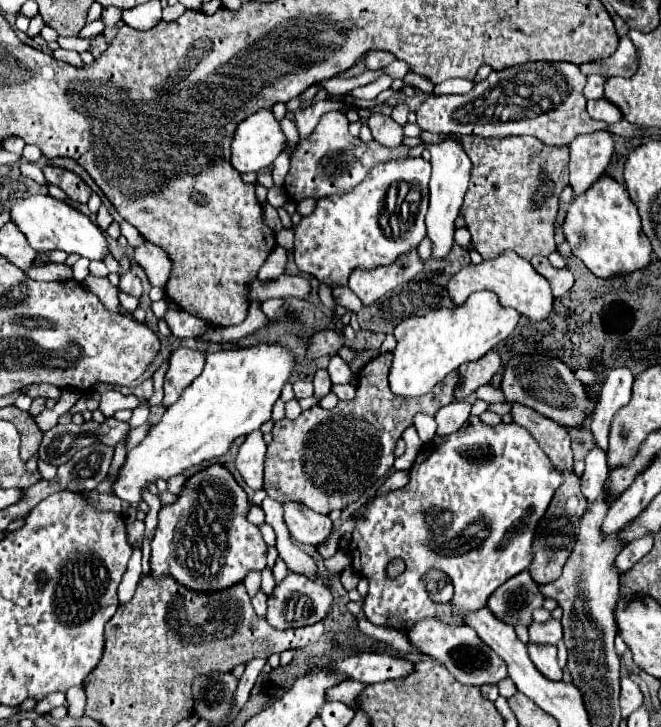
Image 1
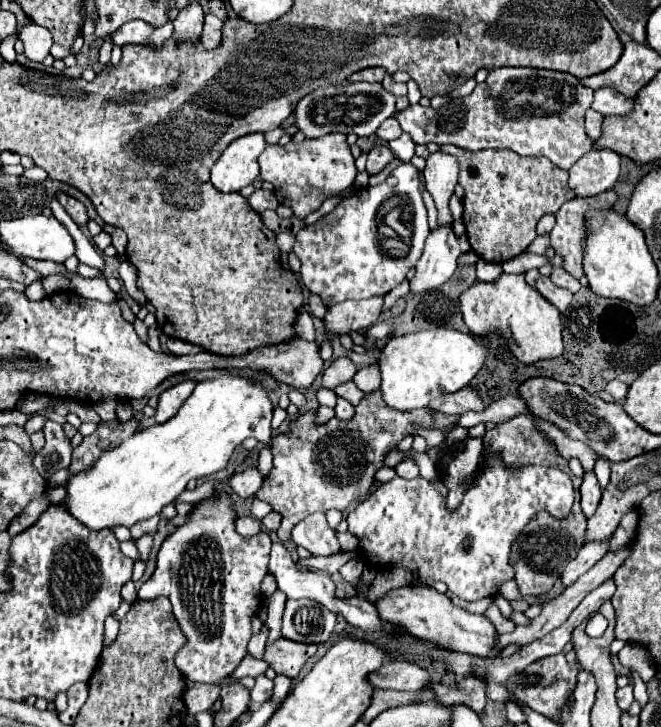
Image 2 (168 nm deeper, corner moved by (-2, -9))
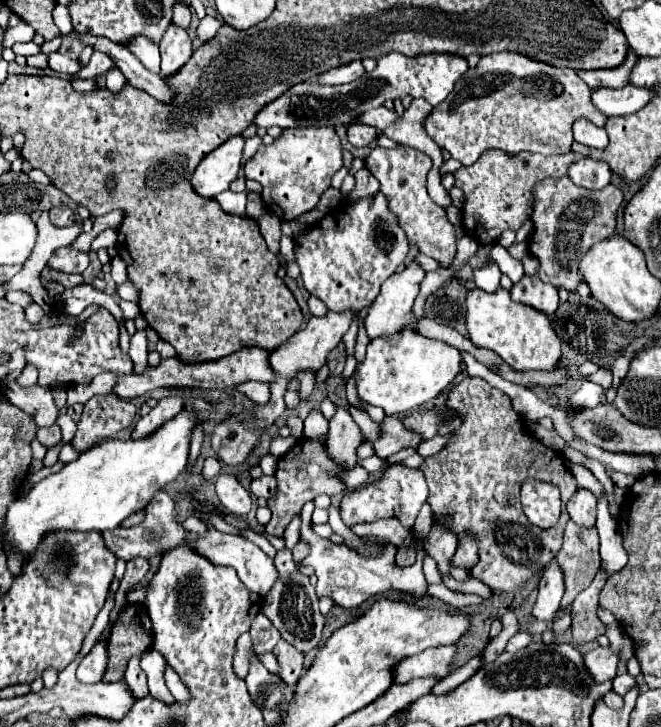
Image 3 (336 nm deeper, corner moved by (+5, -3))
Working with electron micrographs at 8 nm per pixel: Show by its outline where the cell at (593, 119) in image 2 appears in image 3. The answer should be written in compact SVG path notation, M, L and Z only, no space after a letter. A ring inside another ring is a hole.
M578 119L572 127L572 133L574 133L574 141L582 145L596 147L596 149L604 149L608 145L606 129L592 125L588 119Z

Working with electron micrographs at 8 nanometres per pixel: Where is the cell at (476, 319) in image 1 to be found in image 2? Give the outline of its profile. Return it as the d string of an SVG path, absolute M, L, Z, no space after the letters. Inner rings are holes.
M433 327L427 331L407 333L391 339L381 357L381 391L389 407L399 411L411 411L427 407L431 399L441 393L451 393L463 389L483 367L489 355L489 339L461 333L457 329Z

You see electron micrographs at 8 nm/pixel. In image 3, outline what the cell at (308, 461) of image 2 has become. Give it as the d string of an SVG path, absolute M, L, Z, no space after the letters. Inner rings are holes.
M298 439L298 443L284 455L278 459L278 467L276 467L276 479L278 479L278 493L274 497L268 499L268 507L272 511L272 519L268 521L268 525L264 527L266 533L282 537L286 525L290 523L290 519L300 513L302 505L306 501L312 501L316 495L326 493L326 495L338 495L344 491L344 483L340 479L332 479L326 475L326 471L340 471L340 467L336 467L326 453L326 441L304 441Z

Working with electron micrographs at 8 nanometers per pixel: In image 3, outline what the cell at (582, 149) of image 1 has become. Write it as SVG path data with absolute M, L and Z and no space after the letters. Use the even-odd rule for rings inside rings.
M584 157L582 161L570 165L568 169L568 177L572 179L572 183L584 187L584 189L602 189L610 183L610 167L604 161L594 161Z

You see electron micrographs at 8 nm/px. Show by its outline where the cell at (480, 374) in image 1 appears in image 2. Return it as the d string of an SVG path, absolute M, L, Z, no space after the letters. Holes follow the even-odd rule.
M465 387L463 391L455 391L455 395L439 395L439 399L431 401L429 407L433 411L441 411L447 415L463 415L465 411L481 411L485 407L479 391L475 387Z

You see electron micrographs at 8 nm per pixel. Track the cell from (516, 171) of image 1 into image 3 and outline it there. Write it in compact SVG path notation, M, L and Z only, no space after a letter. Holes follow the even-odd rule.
M490 149L474 165L460 167L454 173L454 177L456 177L456 187L460 187L466 193L466 205L462 211L462 223L466 233L472 239L476 239L478 245L486 245L486 243L494 243L504 229L518 231L522 223L532 215L532 207L534 207L532 187L546 177L566 175L568 165L580 159L582 157L578 153L566 153L556 157L520 153L508 157L502 151Z

